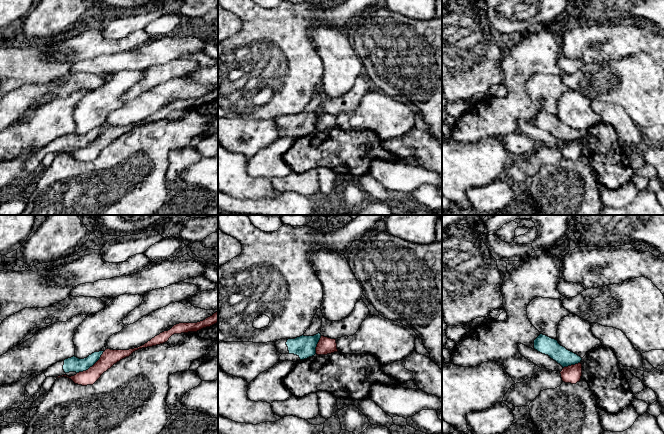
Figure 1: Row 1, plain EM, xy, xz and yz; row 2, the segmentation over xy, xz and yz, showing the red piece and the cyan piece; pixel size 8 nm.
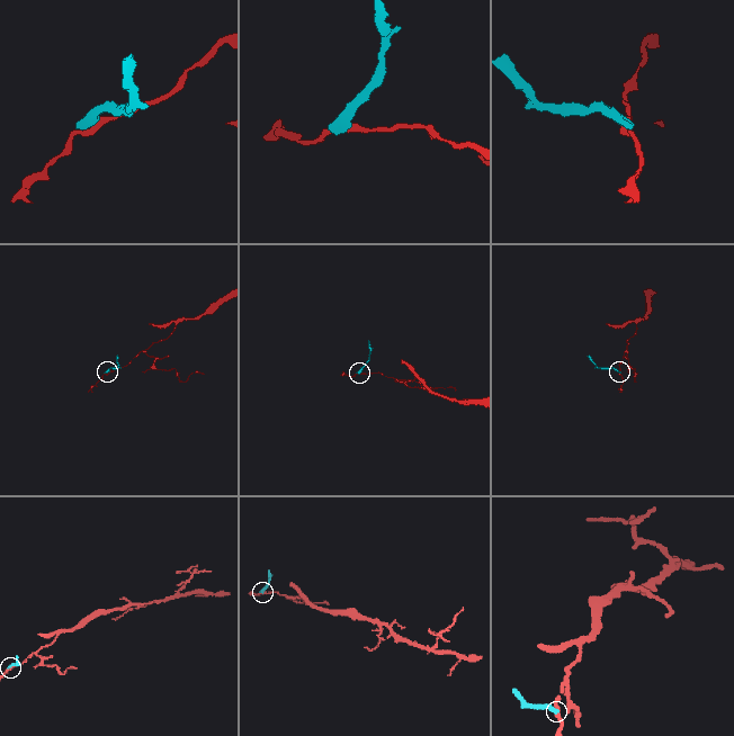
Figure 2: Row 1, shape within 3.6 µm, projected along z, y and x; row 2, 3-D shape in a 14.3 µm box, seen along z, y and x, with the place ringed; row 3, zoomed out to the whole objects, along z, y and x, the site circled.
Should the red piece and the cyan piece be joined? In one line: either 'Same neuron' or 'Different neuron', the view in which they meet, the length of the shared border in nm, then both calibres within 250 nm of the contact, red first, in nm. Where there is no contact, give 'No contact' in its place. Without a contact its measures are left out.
Different neuron. Touches red in xy. Shared border 280 nm. Thickness 130 nm (red) against 120 nm

